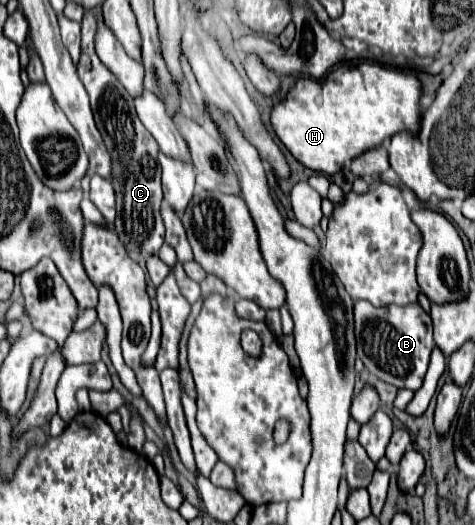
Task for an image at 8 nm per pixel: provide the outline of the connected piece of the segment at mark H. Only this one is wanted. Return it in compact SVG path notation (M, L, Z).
M357 63L357 65L341 65L327 73L323 79L311 79L301 77L293 83L289 93L281 97L277 105L271 109L271 127L275 135L281 139L281 143L289 149L289 153L305 167L333 175L337 173L347 159L355 159L367 149L379 147L385 137L391 137L401 131L413 131L419 129L419 97L421 97L421 85L417 77L405 75L397 69L381 67L379 63Z

